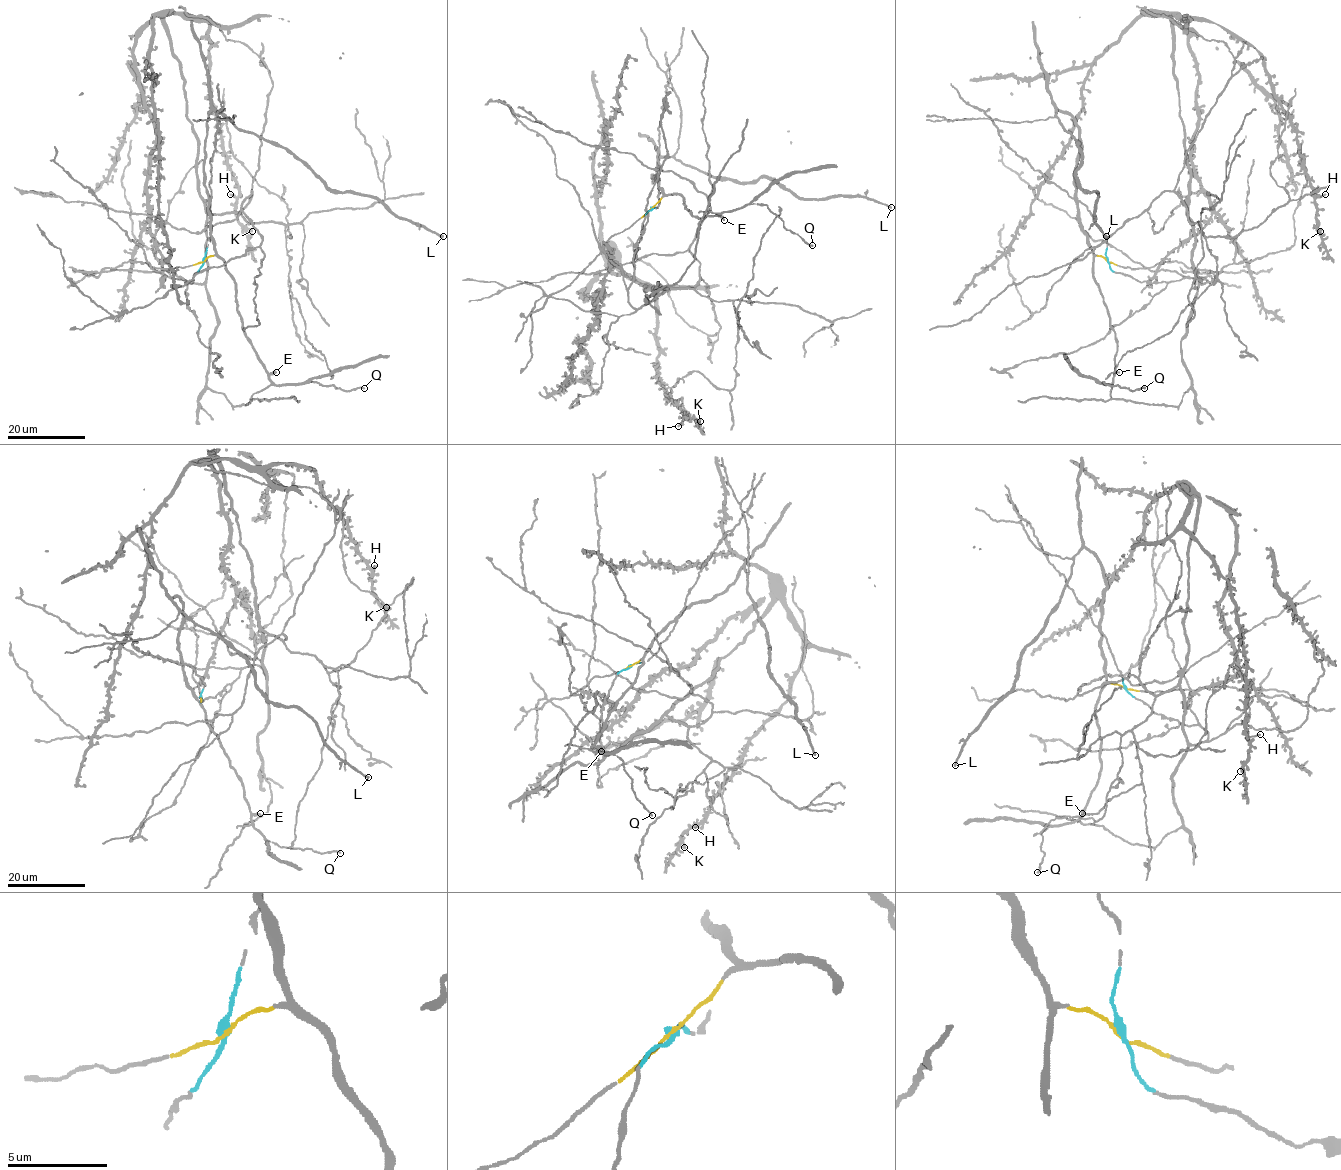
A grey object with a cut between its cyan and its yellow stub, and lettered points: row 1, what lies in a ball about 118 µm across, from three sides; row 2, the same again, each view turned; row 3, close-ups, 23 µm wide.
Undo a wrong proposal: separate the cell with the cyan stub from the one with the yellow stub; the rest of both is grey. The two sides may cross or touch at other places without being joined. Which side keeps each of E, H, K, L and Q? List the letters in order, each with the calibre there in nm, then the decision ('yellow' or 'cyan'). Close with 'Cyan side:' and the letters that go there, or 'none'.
E: calibre 200 nm; yellow
H: calibre 180 nm; cyan
K: calibre 420 nm; cyan
L: calibre 320 nm; yellow
Q: calibre 200 nm; yellow
Cyan side: H, K

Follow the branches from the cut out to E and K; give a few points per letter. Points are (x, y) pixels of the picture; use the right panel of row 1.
E: (1107, 260), (1095, 256), (1093, 277), (1114, 332), (1114, 368), (1115, 373), (1119, 372)
K: (1107, 260), (1141, 282), (1207, 282), (1192, 260), (1168, 13), (1217, 24), (1258, 51), (1297, 135), (1320, 231)

